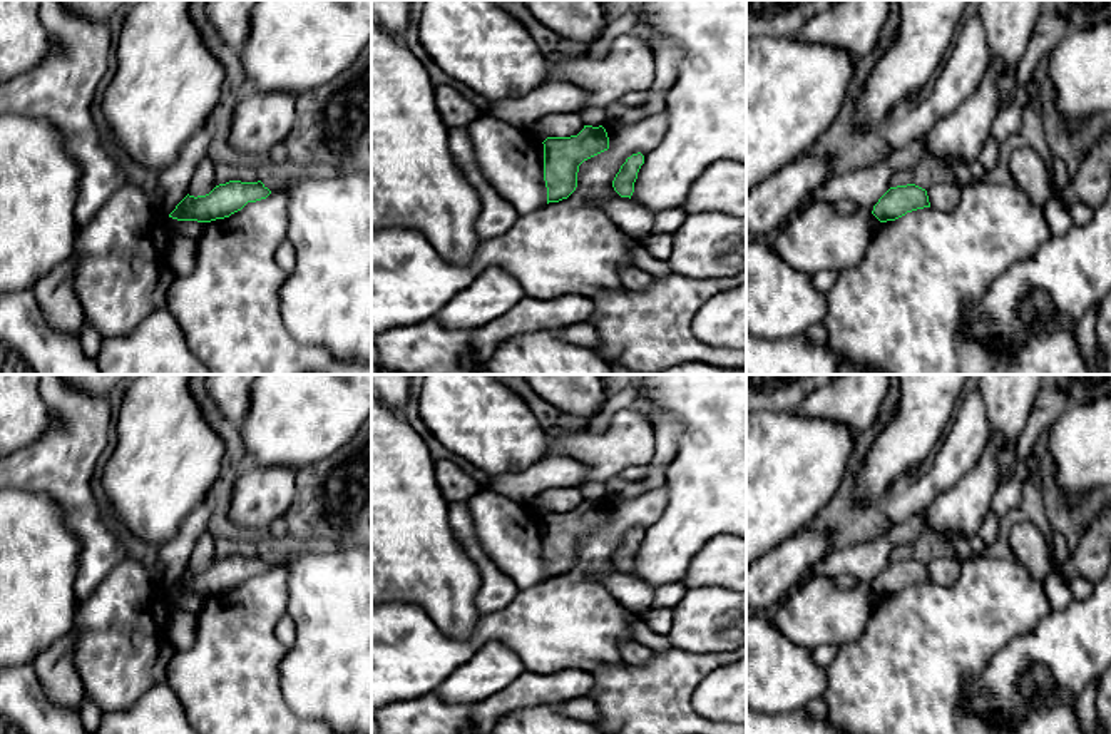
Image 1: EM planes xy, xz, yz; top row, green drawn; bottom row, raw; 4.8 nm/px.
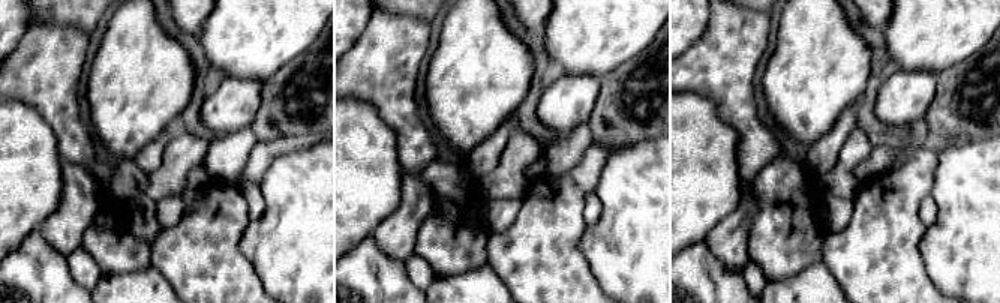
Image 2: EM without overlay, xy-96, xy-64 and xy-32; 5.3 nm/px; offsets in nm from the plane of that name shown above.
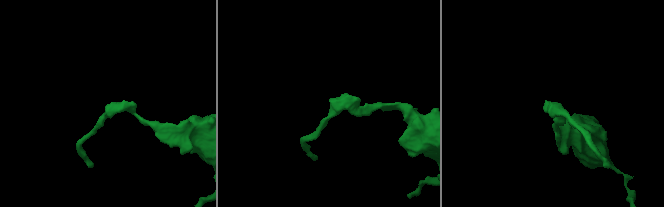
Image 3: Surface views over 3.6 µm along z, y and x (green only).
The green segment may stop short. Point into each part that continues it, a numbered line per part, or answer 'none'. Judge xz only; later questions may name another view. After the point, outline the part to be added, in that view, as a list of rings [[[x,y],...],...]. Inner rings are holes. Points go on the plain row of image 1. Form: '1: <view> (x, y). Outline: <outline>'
none

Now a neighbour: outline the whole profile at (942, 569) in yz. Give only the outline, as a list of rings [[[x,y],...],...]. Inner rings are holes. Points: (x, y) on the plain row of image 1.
[[[954,555],[937,557],[927,563],[930,582],[954,584],[959,579],[960,560]]]

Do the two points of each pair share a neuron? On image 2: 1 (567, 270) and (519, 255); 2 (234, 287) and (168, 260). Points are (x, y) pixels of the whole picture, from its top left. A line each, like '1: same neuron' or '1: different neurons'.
1: same neuron
2: same neuron

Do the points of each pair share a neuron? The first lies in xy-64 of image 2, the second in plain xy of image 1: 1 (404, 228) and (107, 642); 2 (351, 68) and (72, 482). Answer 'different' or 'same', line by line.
1: different
2: same

